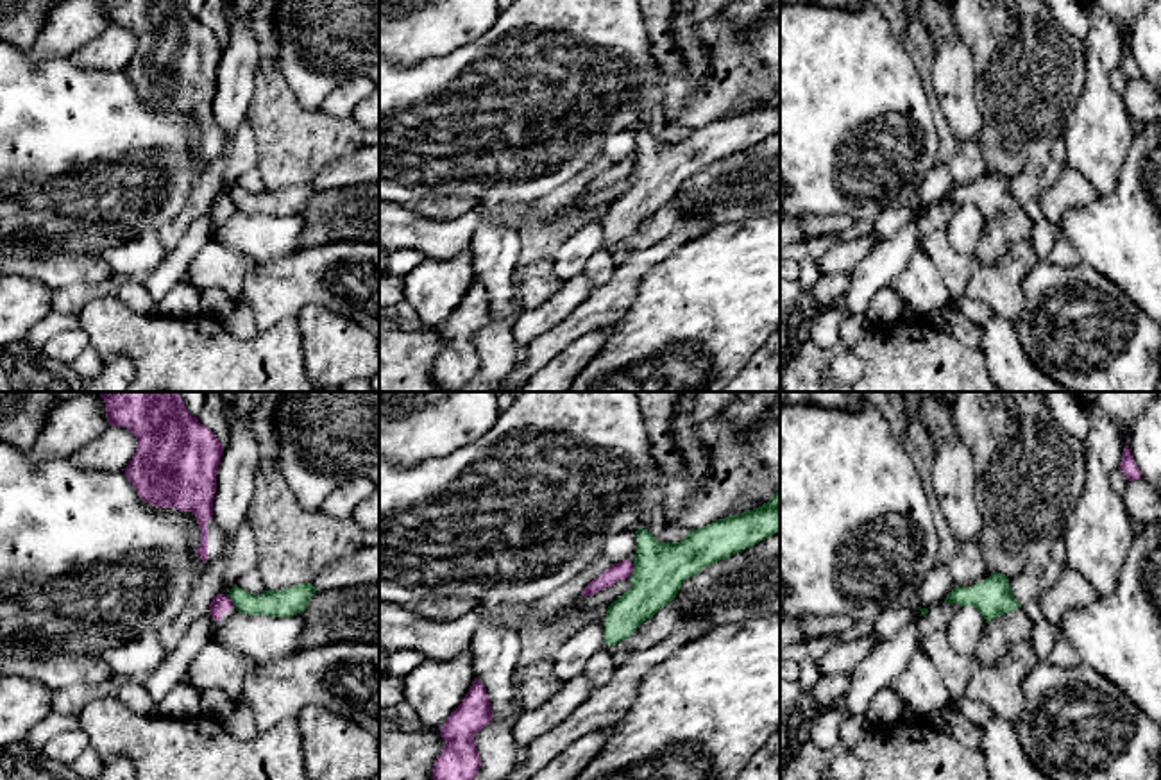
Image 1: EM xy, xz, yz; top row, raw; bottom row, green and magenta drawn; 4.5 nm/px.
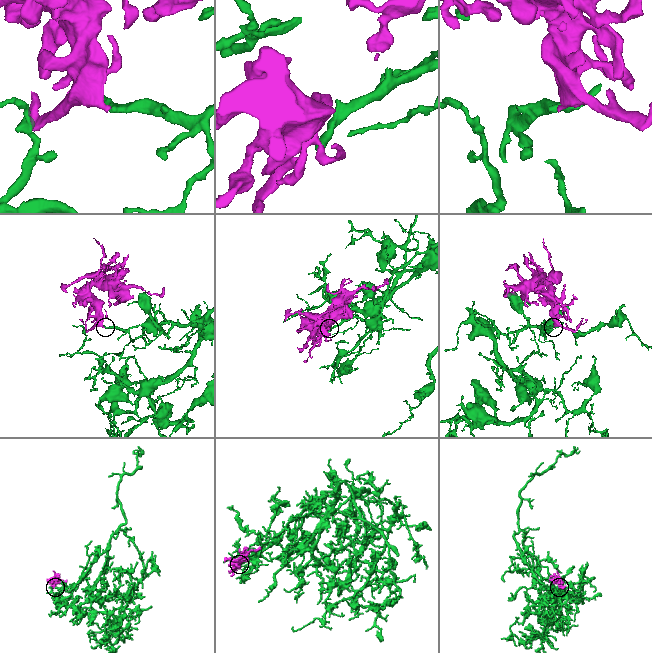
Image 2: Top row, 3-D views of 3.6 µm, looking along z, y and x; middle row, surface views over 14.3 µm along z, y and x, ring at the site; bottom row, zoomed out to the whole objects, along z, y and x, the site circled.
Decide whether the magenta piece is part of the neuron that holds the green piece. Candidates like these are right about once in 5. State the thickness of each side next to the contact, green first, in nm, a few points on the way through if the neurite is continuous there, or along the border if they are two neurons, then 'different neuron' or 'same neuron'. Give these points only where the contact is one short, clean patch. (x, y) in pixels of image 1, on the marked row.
240 nm thick on the green side, 80 nm on the other; border along xz (634, 564), (628, 576); different neuron

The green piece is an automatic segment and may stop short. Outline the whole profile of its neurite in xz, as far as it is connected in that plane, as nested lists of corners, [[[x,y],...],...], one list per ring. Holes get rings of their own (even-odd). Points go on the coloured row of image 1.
[[[780,490],[762,506],[692,530],[680,542],[658,542],[644,528],[639,528],[635,533],[637,551],[633,572],[630,574],[631,587],[606,610],[605,644],[608,646],[631,637],[646,619],[651,619],[658,610],[667,606],[676,598],[682,583],[691,576],[719,560],[742,553],[746,547],[751,547],[775,533],[780,533]]]

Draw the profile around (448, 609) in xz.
[[[447,598],[447,599],[426,599],[415,605],[411,610],[419,617],[433,621],[451,621],[462,617],[476,608],[476,603],[469,598]]]

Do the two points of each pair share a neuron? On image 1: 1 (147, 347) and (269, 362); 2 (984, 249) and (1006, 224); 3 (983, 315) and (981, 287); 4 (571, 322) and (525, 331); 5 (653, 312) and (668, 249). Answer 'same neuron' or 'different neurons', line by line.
1: same neuron
2: same neuron
3: different neurons
4: different neurons
5: different neurons

